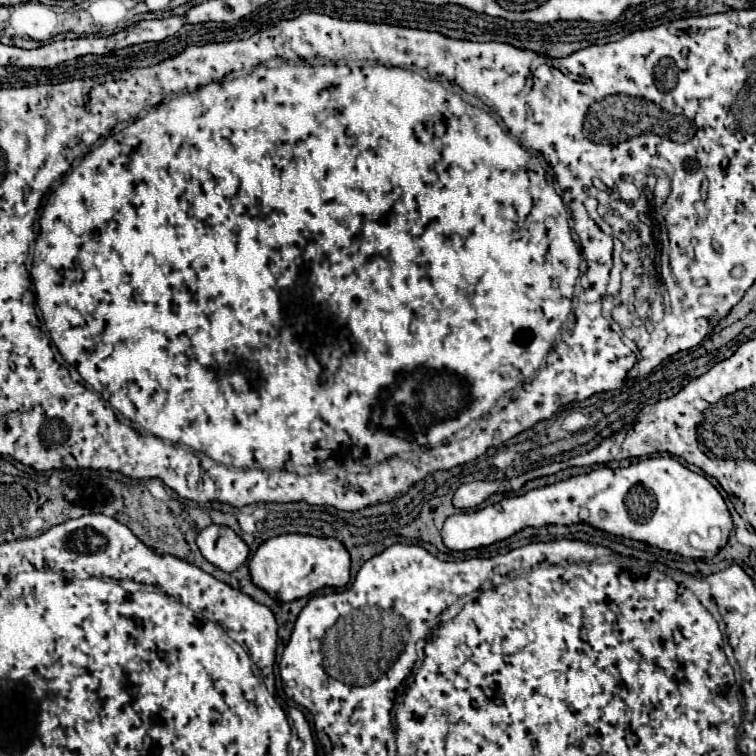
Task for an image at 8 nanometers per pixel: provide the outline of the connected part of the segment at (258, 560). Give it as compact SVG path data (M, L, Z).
M286 533L266 539L250 559L252 581L272 599L294 601L322 587L344 587L350 581L350 555L334 537Z

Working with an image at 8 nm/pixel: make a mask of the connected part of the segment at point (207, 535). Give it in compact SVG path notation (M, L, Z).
M208 525L196 537L200 553L222 571L234 571L248 559L248 545L226 525Z

